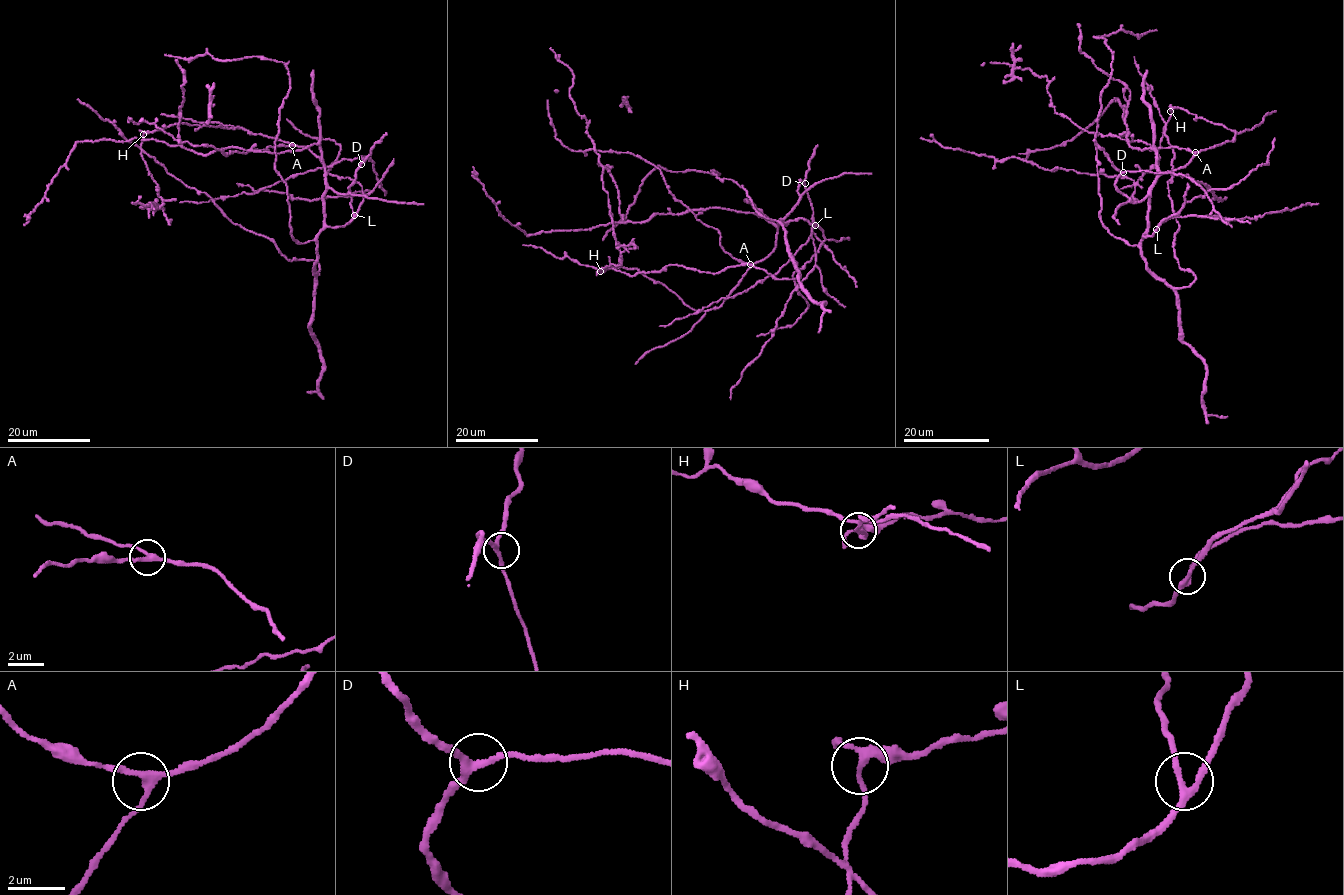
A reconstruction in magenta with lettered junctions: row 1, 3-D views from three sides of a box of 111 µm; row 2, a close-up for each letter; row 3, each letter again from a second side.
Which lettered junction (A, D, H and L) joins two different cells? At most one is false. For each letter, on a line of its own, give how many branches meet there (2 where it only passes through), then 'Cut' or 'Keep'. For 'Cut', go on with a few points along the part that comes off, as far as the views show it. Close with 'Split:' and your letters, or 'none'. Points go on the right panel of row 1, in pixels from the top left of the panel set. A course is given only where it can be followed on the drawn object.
A: Branches: 3. Keep
D: Branches: 3. Keep
H: Branches: 3. Cut. Course of the part to remove: (1170, 110), (1158, 165), (1136, 184), (1125, 177), (1049, 170), (1016, 157), (998, 160), (920, 138)
L: Branches: 3. Keep
Split: H

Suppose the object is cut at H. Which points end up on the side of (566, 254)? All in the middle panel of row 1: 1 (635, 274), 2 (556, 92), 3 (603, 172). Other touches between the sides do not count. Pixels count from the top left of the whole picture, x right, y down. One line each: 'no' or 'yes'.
1: yes
2: yes
3: no

